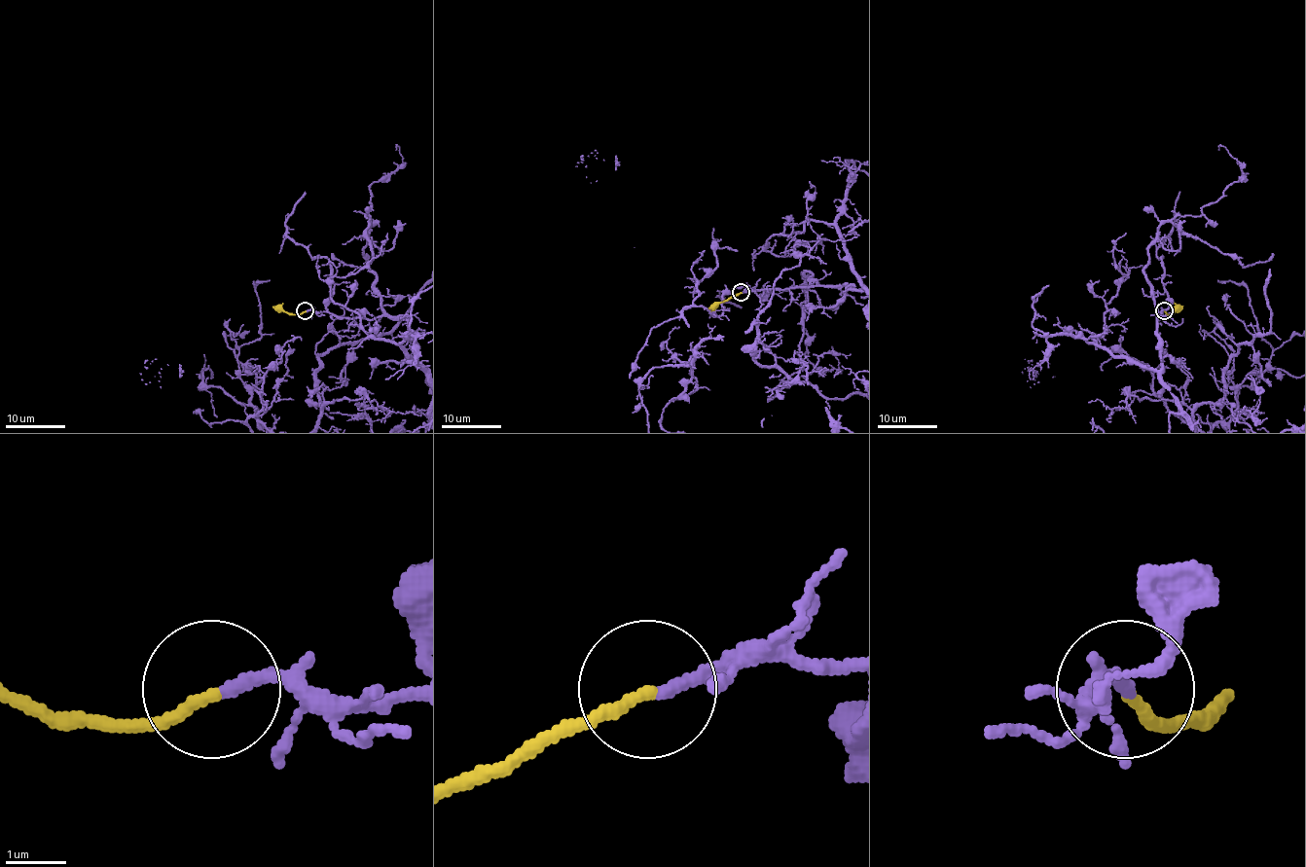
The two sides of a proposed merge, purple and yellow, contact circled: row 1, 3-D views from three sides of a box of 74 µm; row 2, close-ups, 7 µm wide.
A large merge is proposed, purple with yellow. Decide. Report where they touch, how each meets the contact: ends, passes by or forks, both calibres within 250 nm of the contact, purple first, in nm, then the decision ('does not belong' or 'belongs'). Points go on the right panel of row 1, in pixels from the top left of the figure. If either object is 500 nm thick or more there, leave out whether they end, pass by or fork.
place (1164, 310); purple ends; yellow ends; calibres 200 and 190 nm; belongs

